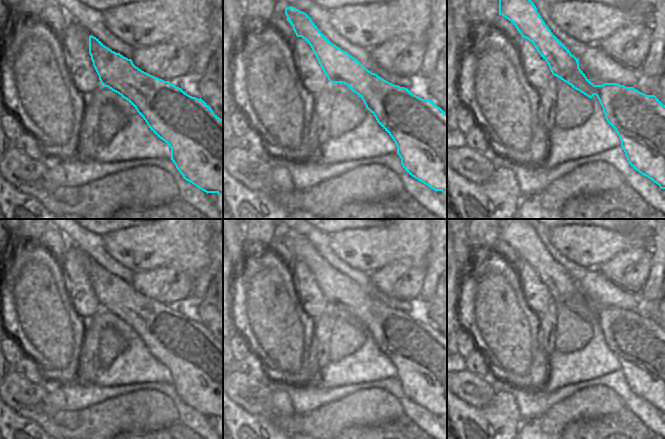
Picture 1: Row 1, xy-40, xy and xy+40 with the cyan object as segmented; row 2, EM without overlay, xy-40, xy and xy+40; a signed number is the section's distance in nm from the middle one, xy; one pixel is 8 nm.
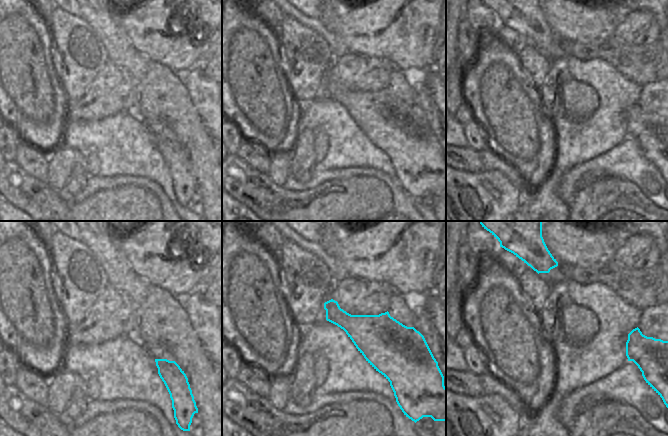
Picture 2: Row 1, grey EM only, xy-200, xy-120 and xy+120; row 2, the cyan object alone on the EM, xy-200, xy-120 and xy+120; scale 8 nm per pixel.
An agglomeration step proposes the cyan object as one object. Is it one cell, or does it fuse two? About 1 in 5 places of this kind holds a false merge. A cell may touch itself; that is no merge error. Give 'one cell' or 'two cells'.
one cell

